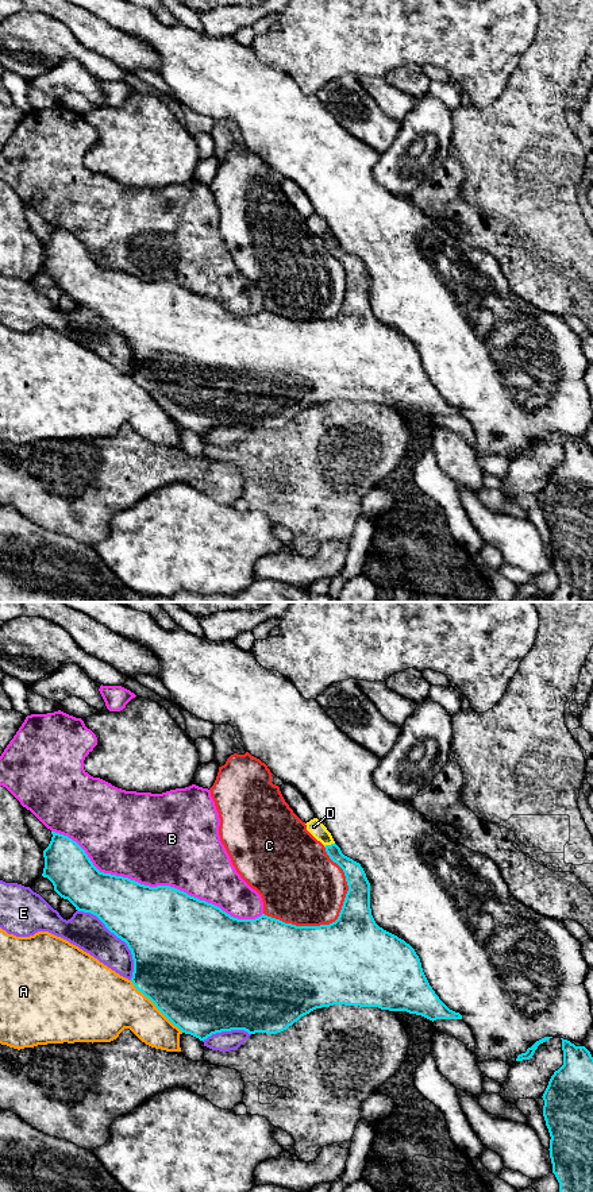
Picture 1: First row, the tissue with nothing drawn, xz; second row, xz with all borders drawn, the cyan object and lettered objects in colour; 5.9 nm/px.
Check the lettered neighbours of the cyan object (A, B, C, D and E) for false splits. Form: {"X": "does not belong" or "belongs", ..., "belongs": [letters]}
{"A": "does not belong", "B": "does not belong", "C": "does not belong", "D": "belongs", "E": "does not belong", "belongs": ["D"]}

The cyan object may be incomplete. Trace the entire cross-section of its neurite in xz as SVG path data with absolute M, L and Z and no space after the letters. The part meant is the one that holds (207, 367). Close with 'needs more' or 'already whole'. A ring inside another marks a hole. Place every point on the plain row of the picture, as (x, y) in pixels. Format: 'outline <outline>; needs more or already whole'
outline M317 213L305 220L324 240L330 254L343 265L349 281L339 312L330 320L296 321L265 309L255 315L234 313L220 302L174 282L150 282L128 273L100 267L76 236L55 227L51 227L51 236L43 246L42 271L47 273L54 286L76 305L96 310L111 328L127 339L134 355L131 377L135 383L182 428L200 436L231 425L277 429L311 406L334 400L407 406L432 417L462 414L459 408L450 405L435 389L415 344L376 319L370 304L370 278L361 259L342 248Z; needs more

